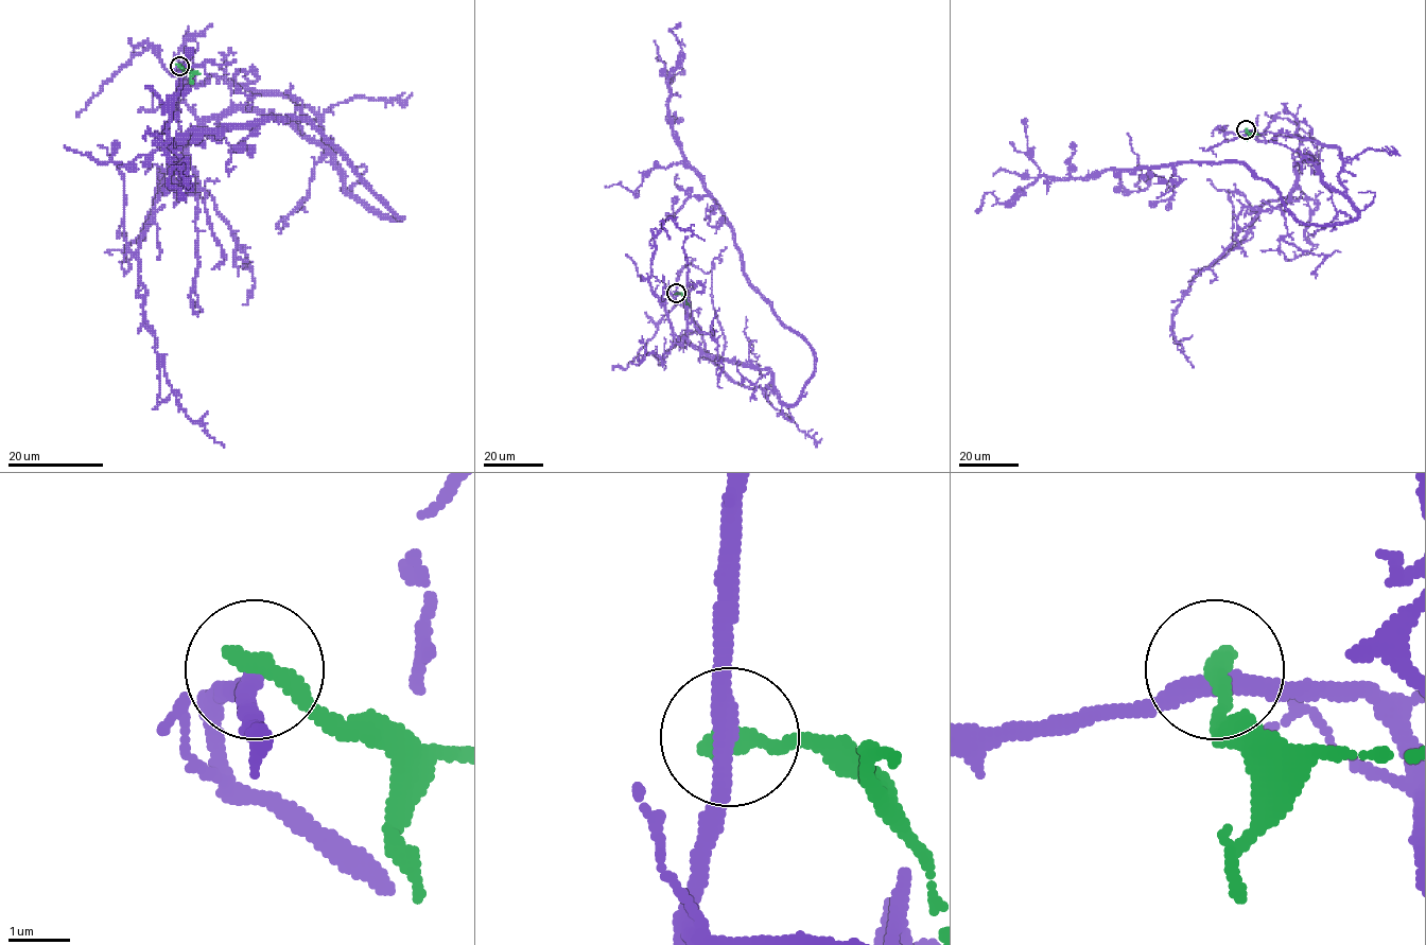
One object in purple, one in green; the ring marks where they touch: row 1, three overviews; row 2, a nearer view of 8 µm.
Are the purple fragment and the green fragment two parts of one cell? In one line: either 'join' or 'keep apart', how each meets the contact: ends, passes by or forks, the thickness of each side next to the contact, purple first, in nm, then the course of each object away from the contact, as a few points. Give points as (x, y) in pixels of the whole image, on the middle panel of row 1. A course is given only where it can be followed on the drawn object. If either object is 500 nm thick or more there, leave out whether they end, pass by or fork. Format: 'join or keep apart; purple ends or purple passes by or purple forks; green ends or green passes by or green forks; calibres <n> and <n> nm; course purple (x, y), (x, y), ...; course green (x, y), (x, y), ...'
keep apart; purple passes by; green ends; calibres 280 and 360 nm; course purple (676, 293), (708, 357), (793, 404), (814, 351), (749, 280), (673, 129), (678, 23); course green (676, 293), (681, 294), (690, 305)

